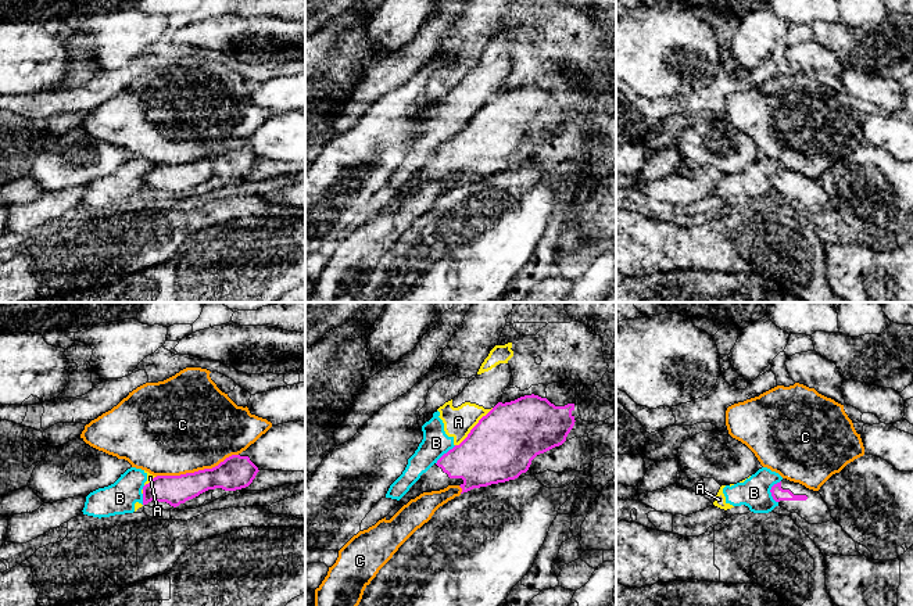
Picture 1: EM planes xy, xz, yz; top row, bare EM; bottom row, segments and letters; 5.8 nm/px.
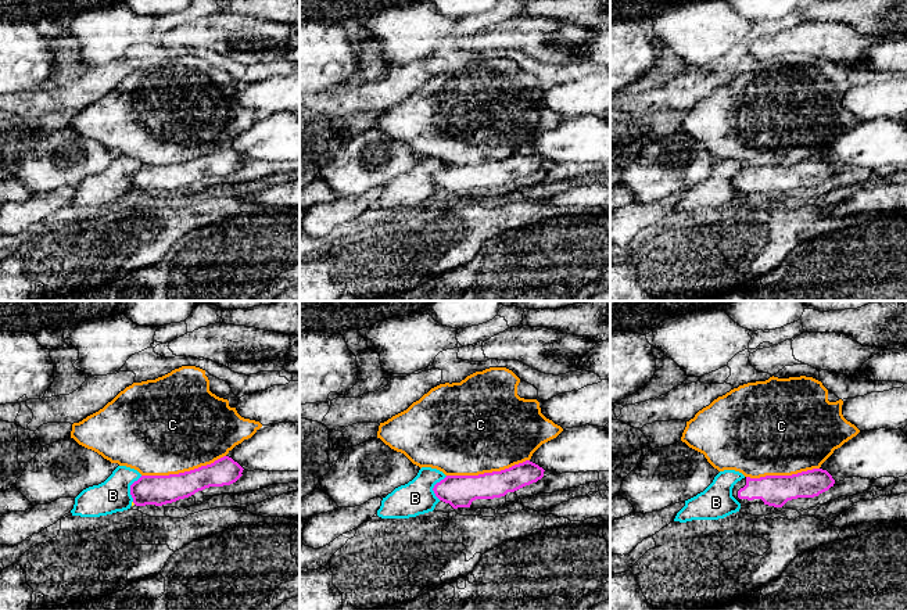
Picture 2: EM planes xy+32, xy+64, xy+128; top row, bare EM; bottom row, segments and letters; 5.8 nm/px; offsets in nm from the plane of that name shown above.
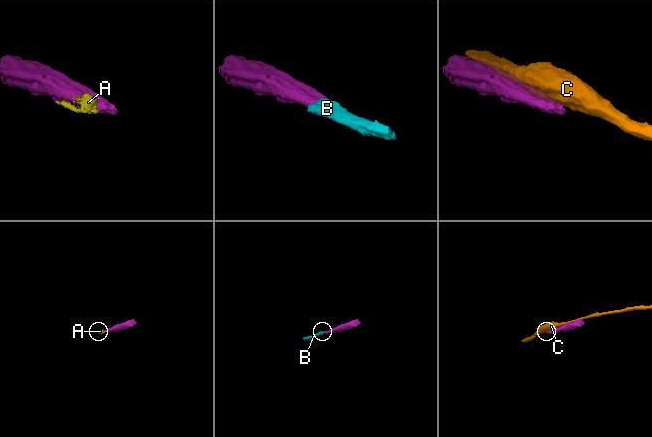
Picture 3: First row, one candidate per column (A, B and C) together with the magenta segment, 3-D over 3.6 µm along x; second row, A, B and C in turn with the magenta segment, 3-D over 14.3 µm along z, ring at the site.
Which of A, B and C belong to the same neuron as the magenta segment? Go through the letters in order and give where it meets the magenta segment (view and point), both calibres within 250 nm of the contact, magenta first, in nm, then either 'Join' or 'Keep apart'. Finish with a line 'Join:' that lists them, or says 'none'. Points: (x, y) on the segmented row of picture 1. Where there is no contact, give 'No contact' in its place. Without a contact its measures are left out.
A: Touches magenta at xz (473, 427). Thickness 380 nm (magenta) against 170 nm. Keep apart
B: Touches magenta at yz (770, 491). Thickness 80 nm (magenta) against 180 nm. Keep apart
C: Touches magenta at xy (196, 472). Thickness 200 nm (magenta) against 500 nm. Keep apart
Join: none

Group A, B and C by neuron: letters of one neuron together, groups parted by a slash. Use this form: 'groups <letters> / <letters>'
groups A B / C

